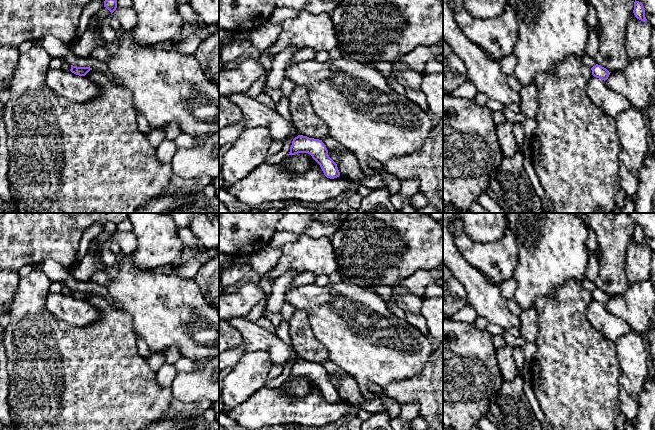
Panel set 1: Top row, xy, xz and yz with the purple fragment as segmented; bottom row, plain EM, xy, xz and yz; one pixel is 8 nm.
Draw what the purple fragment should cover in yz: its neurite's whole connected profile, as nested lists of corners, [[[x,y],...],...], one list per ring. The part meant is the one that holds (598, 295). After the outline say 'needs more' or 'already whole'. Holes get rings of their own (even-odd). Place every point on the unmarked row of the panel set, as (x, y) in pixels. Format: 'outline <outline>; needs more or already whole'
outline [[[596,288],[591,292],[592,299],[596,302],[600,302],[602,304],[607,304],[610,297],[606,292],[602,291],[601,289]]]; already whole

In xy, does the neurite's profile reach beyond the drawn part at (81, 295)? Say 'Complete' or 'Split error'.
Complete

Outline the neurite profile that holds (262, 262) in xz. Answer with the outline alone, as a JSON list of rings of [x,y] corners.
[[[267,246],[249,256],[251,268],[260,275],[267,274],[277,265],[281,254],[280,248]]]

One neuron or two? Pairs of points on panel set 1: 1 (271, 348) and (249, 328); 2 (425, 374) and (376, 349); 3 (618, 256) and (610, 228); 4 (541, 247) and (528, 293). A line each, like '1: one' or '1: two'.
1: one
2: two
3: one
4: one

